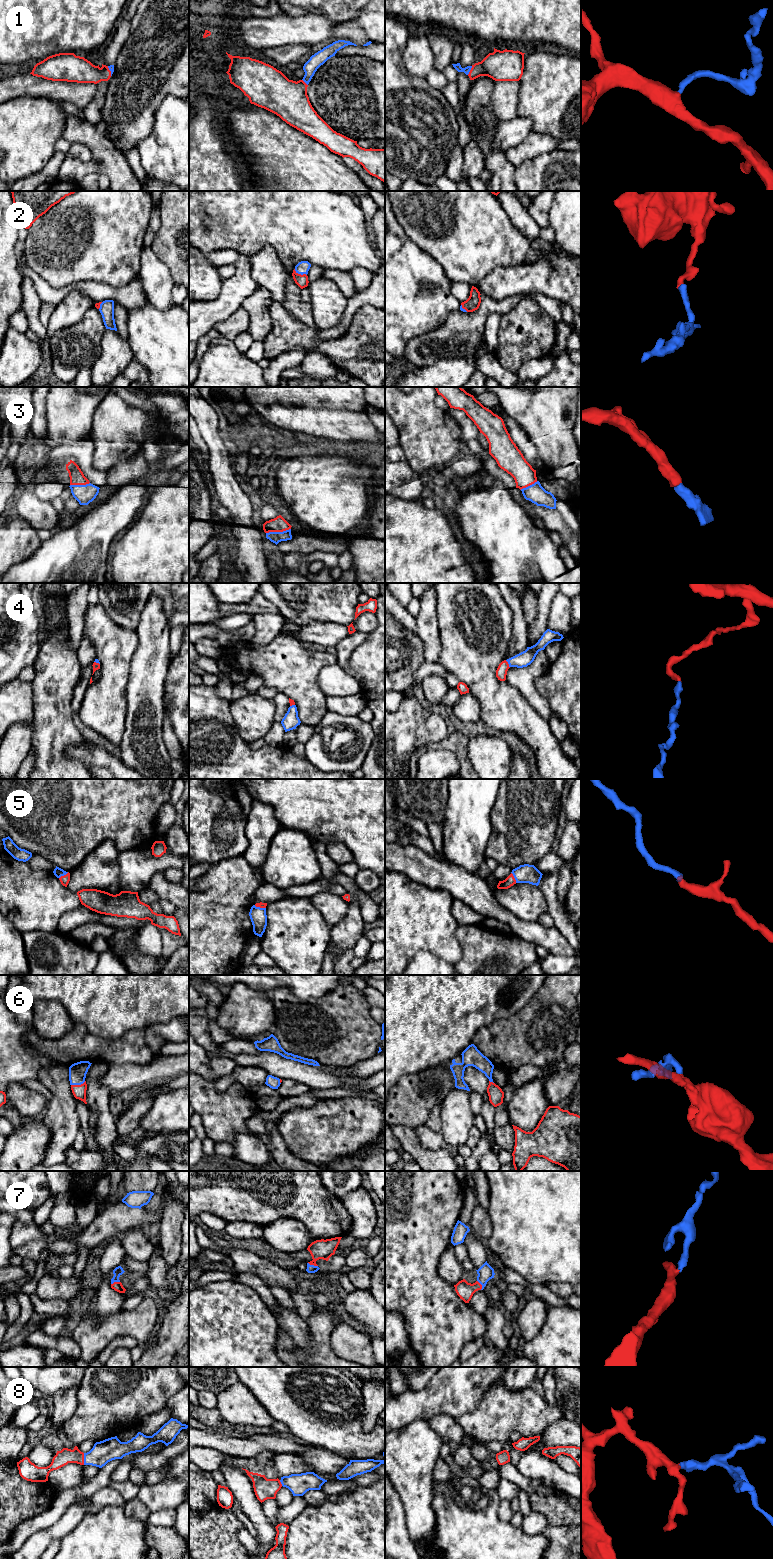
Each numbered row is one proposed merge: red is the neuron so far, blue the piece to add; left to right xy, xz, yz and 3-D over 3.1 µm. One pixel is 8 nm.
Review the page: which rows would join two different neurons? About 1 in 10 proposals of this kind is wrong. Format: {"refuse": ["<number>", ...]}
{"refuse": []}

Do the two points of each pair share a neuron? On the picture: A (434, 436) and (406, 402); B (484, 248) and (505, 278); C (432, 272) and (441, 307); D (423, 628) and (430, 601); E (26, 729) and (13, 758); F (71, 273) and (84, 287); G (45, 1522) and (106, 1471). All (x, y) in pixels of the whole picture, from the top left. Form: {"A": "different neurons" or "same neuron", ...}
{"A": "same neuron", "B": "different neurons", "C": "same neuron", "D": "same neuron", "E": "same neuron", "F": "different neurons", "G": "same neuron"}

